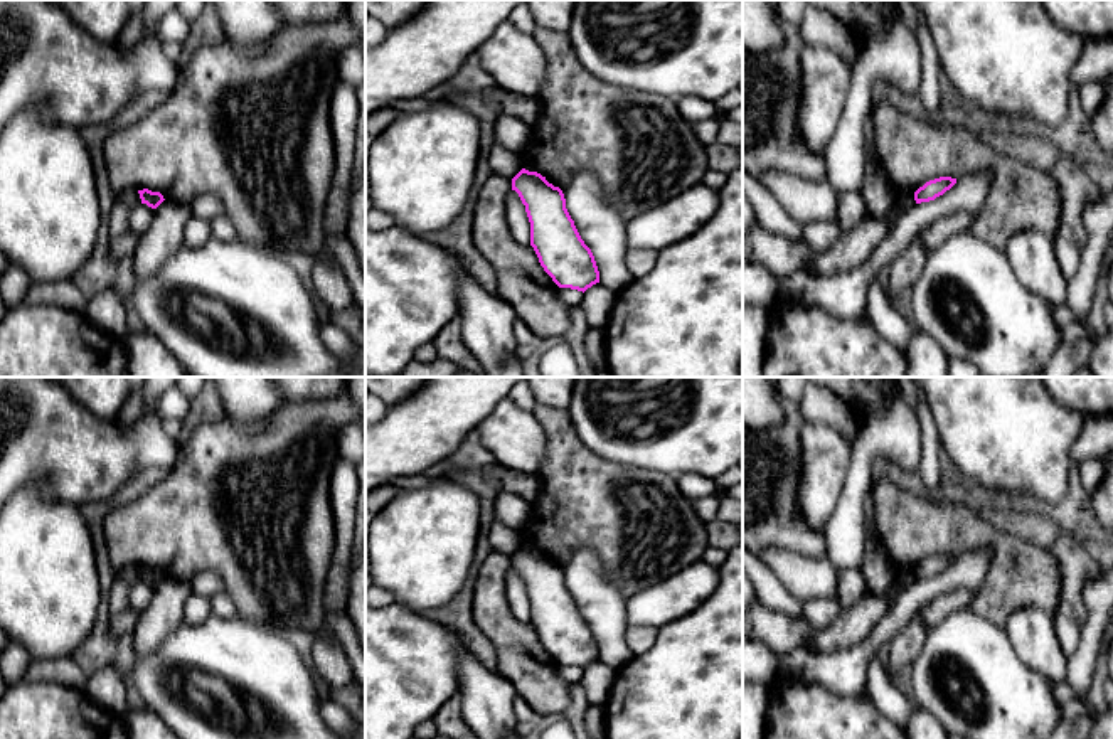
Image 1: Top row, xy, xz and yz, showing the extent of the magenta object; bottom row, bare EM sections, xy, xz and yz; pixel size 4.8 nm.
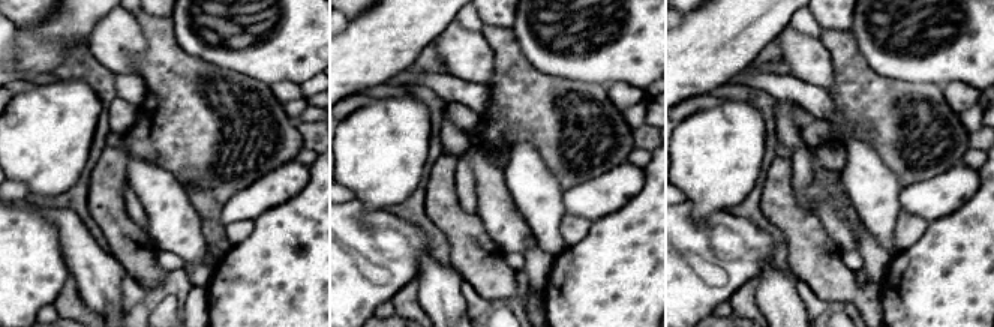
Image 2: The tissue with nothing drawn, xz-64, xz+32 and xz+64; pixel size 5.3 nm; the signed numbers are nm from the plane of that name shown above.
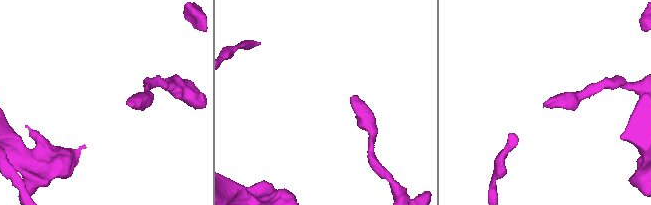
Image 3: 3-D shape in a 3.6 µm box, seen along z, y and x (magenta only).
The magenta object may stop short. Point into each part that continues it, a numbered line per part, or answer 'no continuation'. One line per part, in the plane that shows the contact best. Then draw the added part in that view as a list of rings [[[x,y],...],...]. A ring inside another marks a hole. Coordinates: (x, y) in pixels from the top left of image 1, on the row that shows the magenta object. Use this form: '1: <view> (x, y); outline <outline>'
no continuation

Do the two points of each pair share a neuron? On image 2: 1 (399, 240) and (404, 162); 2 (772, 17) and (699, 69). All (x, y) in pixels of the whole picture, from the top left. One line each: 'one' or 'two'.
1: two
2: one

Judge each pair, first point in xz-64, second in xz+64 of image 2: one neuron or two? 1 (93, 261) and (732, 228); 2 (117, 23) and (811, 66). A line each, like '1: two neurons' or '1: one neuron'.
1: two neurons
2: one neuron

